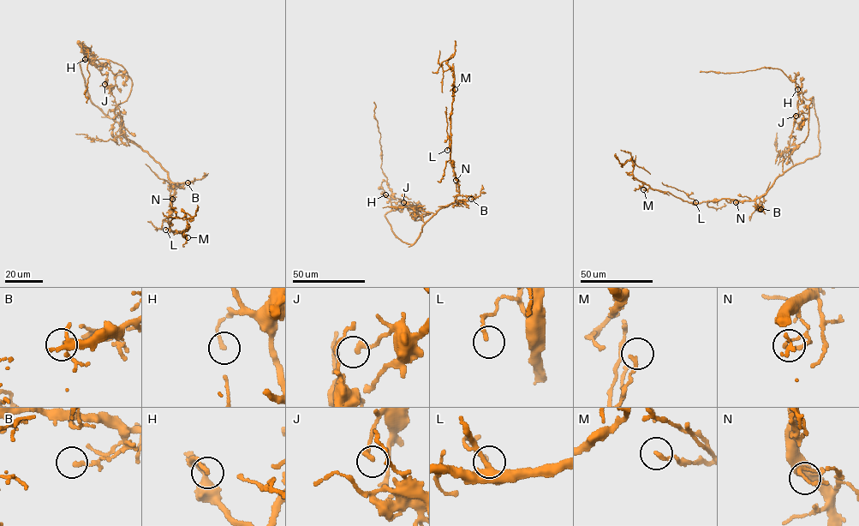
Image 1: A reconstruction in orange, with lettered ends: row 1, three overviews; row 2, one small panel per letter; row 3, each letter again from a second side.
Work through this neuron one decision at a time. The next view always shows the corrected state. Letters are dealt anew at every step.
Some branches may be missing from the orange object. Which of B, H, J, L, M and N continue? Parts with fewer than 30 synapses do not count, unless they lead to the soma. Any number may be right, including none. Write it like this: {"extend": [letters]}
{"extend": []}

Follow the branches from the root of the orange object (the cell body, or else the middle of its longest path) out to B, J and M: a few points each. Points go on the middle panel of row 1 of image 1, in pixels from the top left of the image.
B: (435, 213), (454, 202), (458, 195), (474, 198), (471, 199)
J: (435, 213), (417, 208), (419, 211), (415, 206), (403, 202)
M: (435, 213), (454, 202), (459, 193), (450, 158), (450, 116), (455, 89)

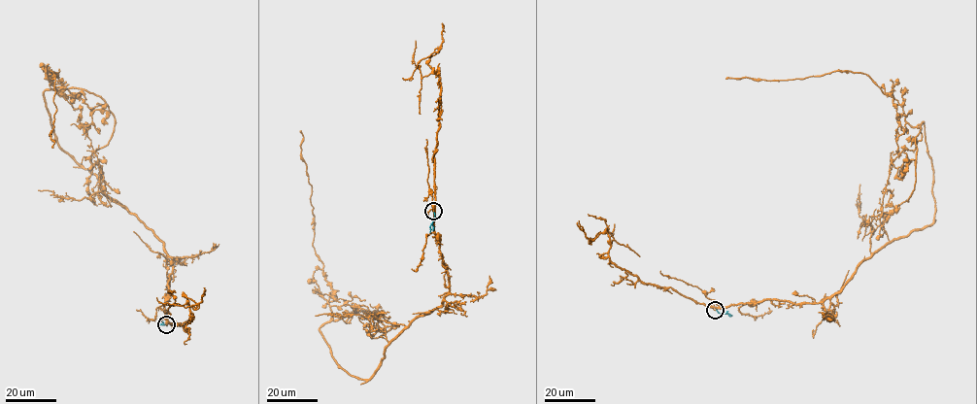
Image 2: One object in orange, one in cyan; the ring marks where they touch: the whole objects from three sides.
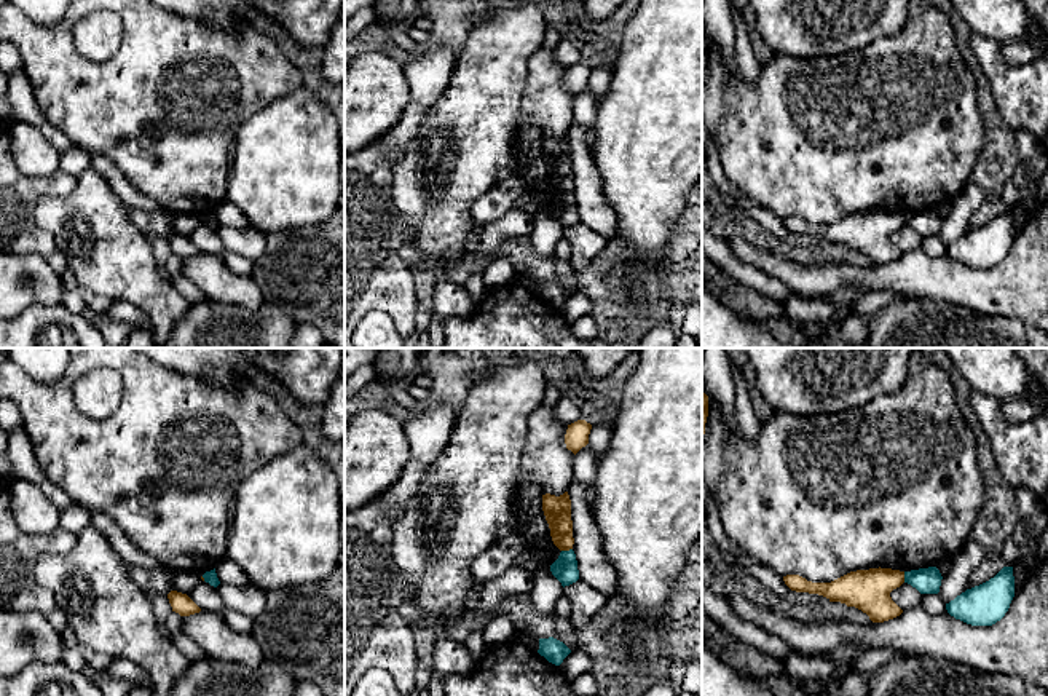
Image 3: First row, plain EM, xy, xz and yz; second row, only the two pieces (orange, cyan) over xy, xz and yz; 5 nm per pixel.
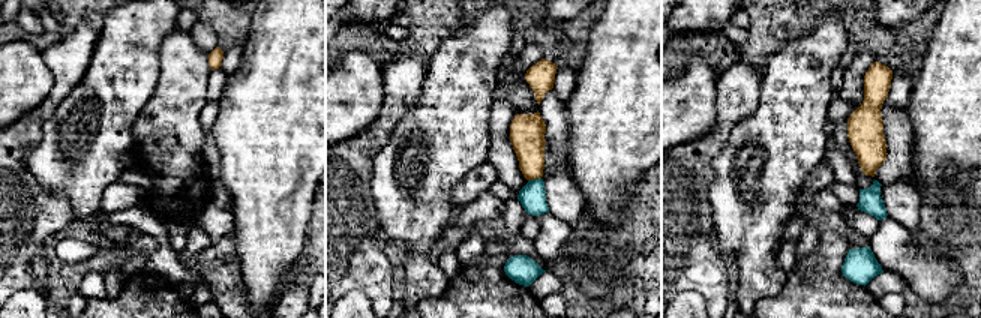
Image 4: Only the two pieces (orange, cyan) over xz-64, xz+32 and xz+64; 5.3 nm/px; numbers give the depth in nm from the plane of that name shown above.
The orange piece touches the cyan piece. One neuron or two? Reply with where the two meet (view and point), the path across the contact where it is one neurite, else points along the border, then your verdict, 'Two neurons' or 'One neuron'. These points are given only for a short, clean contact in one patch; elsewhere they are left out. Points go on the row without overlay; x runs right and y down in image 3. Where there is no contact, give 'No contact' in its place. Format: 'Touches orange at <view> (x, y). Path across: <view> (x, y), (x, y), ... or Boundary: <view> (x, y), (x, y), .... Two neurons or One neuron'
Touches orange at xz (567, 192). Boundary: xz (571, 190), (562, 193). Two neurons

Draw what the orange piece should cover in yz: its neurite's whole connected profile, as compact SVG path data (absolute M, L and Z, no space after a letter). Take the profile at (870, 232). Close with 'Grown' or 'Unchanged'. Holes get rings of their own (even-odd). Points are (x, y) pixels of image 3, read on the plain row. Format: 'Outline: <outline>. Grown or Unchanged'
Outline: M869 211L850 214L831 225L812 225L799 217L783 219L785 227L796 235L809 235L841 244L866 255L873 265L884 265L903 255L890 235L904 225L904 214Z. Unchanged

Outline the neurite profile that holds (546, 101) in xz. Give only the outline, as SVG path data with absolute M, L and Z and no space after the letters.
M544 45L531 56L528 62L528 77L525 91L522 96L522 105L517 115L517 125L520 132L520 125L526 120L533 120L539 128L541 139L546 136L560 139L563 137L569 126L573 125L573 102L574 96L566 91L565 77L568 67L561 65L555 53Z

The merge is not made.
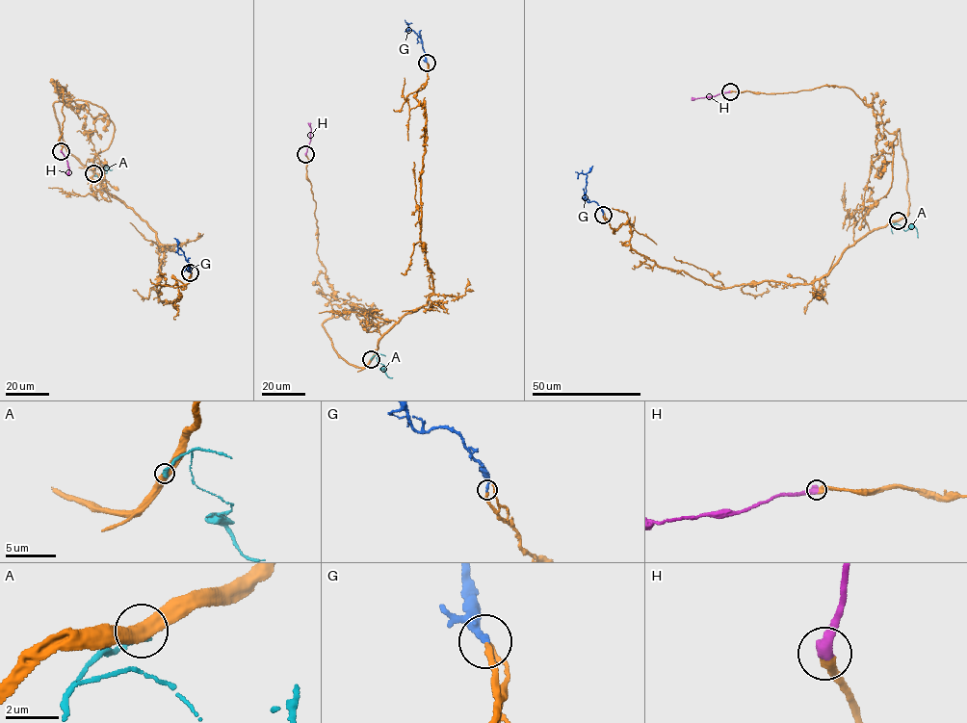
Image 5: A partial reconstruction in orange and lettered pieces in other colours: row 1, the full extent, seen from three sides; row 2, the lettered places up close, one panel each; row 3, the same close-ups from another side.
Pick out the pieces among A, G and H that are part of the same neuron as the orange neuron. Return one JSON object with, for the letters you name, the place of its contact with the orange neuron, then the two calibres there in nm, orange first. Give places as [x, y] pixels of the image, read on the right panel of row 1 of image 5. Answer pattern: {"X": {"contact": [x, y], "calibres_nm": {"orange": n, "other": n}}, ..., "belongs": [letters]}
{"G": {"contact": [603, 215], "calibres_nm": {"orange": 220, "other": 240}}, "H": {"contact": [730, 91], "calibres_nm": {"orange": 360, "other": 440}}, "belongs": ["G", "H"]}

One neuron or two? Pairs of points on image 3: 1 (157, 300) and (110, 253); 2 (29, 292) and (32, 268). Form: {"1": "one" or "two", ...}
{"1": "one", "2": "one"}

